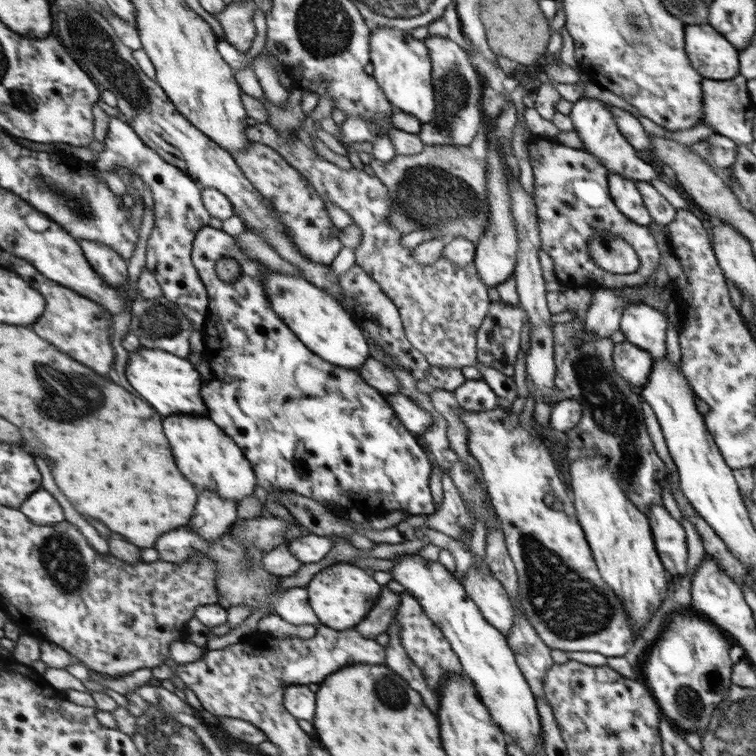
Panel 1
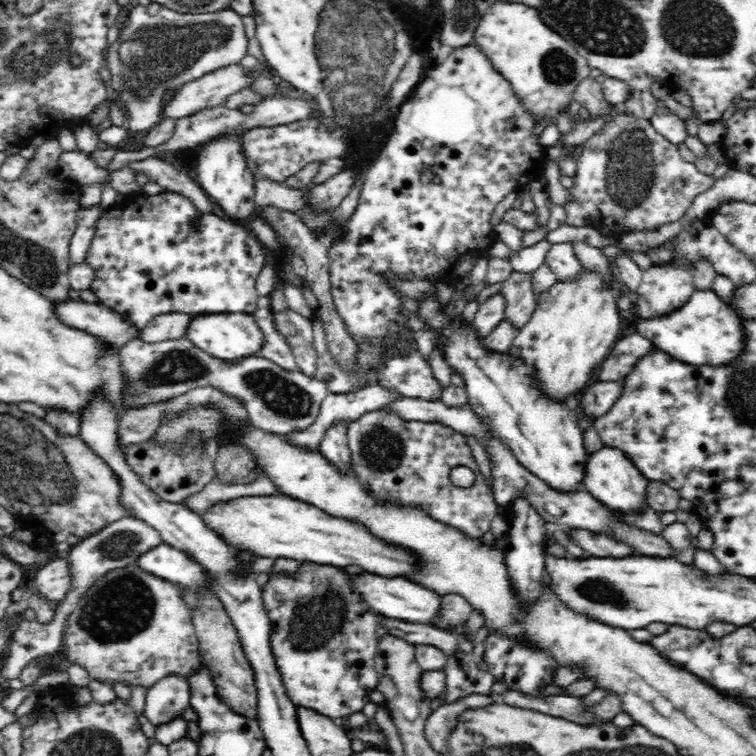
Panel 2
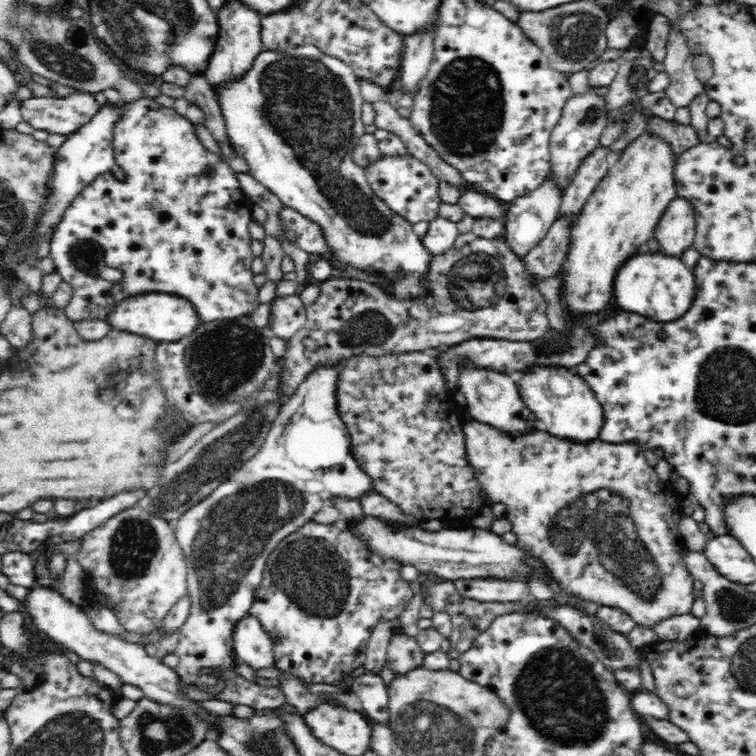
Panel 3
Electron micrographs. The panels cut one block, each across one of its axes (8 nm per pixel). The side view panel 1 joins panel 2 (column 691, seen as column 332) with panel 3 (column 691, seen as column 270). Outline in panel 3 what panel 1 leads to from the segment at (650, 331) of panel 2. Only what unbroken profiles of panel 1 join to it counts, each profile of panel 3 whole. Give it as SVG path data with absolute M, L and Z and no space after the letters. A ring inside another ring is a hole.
M666 252L636 254L623 261L623 266L614 272L612 296L622 310L662 322L678 320L678 316L690 310L690 300L694 300L694 273L680 258L666 256Z

